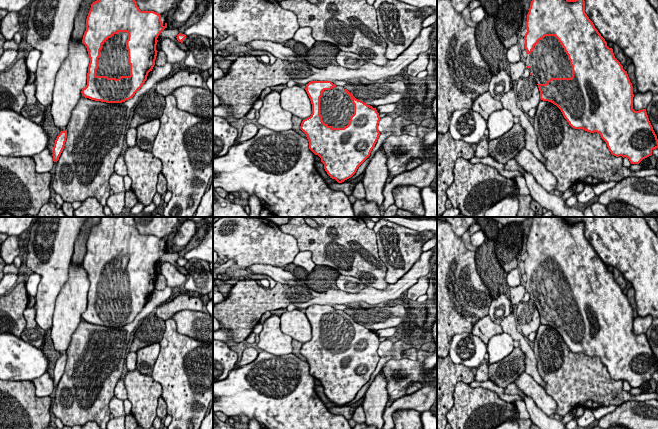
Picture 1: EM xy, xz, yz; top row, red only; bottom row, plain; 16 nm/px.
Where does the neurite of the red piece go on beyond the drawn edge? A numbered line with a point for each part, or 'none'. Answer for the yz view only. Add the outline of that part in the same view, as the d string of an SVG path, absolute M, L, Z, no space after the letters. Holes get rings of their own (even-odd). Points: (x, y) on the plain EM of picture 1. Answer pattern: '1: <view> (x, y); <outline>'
1: yz (548, 284); M545 260L534 270L530 278L527 278L525 290L529 290L530 297L534 301L537 308L546 308L551 302L571 302L572 290L568 279L555 260Z

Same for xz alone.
1: xz (336, 331); M343 310L324 314L320 322L322 345L332 352L344 352L354 338L354 328Z

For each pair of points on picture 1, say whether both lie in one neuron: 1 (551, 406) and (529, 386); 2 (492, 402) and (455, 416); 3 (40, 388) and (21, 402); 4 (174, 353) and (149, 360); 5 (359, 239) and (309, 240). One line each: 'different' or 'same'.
1: same
2: same
3: different
4: different
5: same

